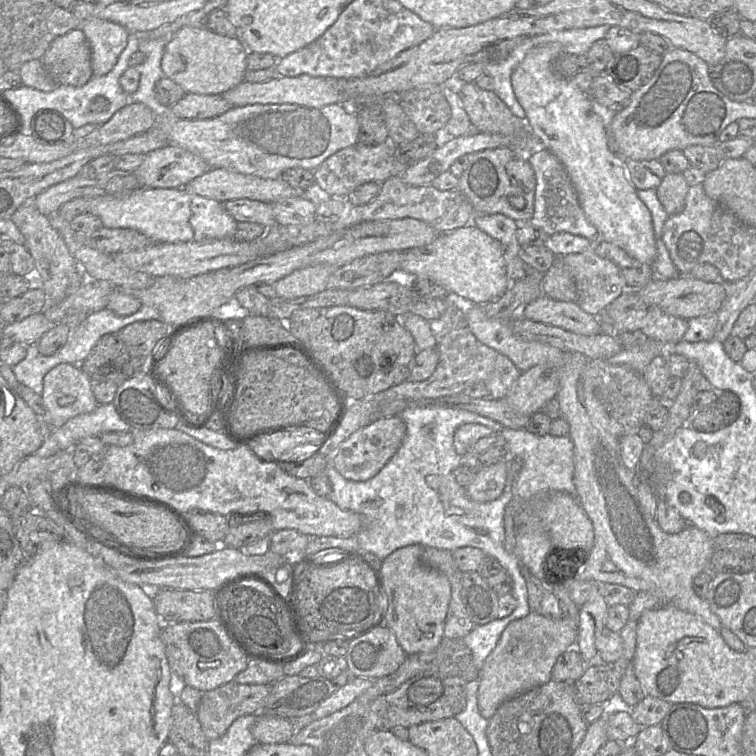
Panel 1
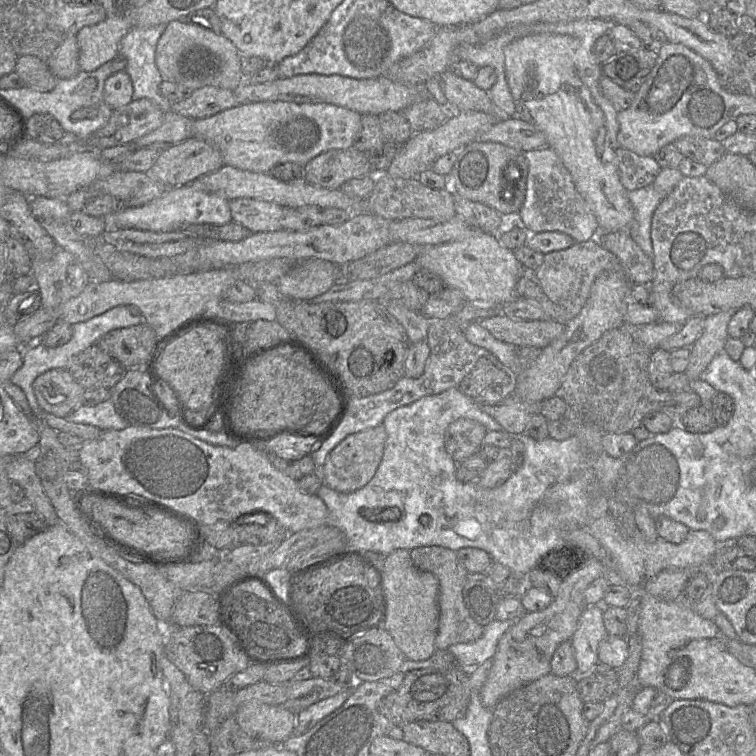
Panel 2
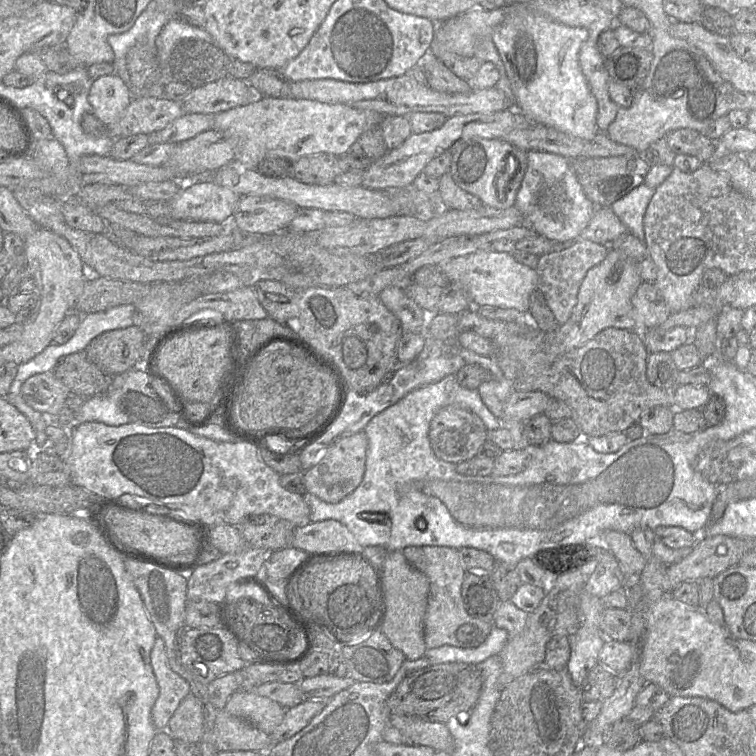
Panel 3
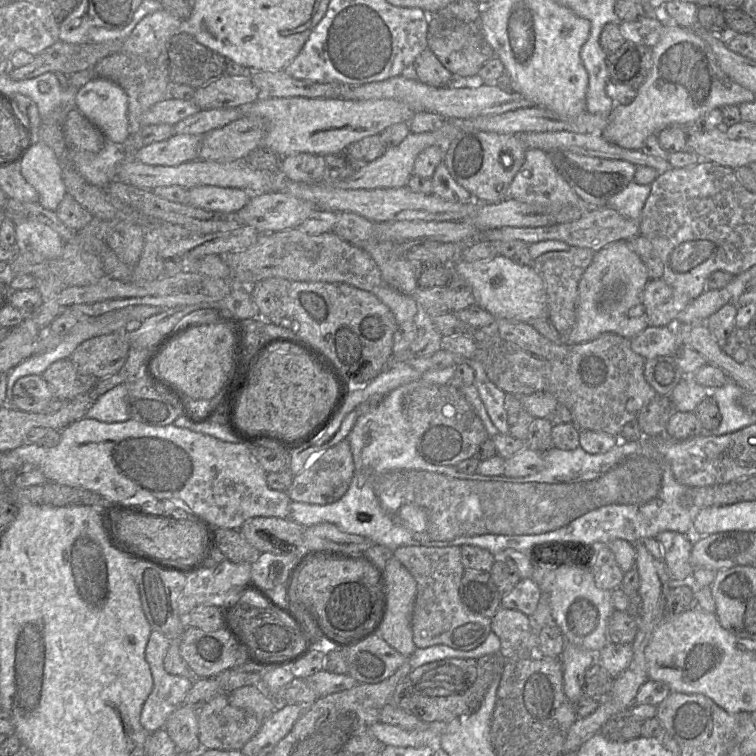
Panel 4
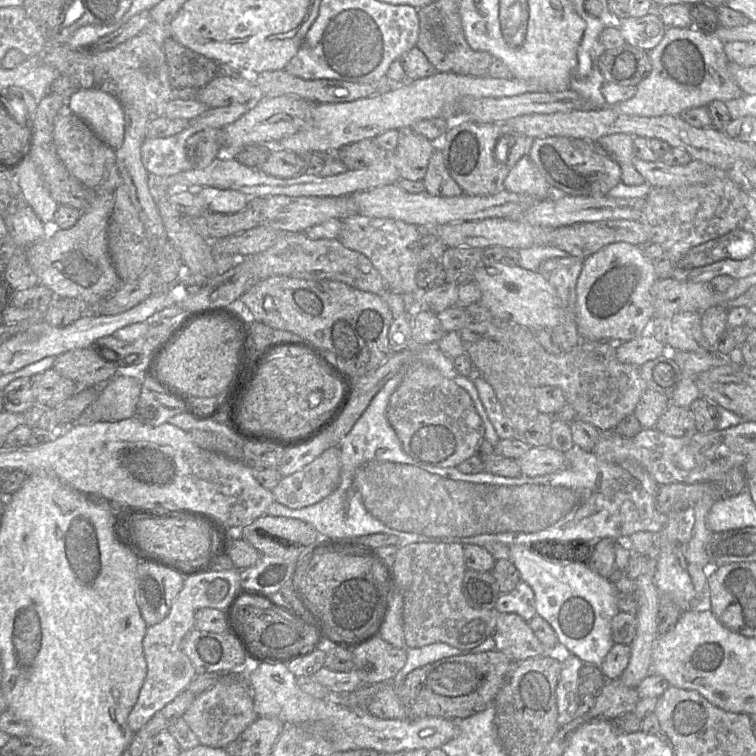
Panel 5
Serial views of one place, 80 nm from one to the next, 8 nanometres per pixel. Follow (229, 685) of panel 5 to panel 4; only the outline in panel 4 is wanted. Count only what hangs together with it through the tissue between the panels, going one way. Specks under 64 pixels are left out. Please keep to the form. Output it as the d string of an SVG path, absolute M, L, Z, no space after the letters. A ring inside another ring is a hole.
M228 693L216 695L198 710L198 737L204 749L241 750L261 724L252 713L230 705Z

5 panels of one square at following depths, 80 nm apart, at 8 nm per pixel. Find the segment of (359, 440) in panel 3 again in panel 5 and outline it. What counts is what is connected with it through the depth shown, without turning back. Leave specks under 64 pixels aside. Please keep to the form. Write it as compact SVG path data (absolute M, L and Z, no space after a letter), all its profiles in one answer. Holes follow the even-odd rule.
M330 447L301 470L282 477L271 490L274 501L291 509L313 505L336 489L340 470L340 448Z

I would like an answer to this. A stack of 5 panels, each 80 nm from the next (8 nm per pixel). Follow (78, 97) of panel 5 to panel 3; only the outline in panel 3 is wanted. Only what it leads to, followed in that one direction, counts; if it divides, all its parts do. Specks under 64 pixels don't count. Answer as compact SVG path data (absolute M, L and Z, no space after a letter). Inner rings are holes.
M116 73L95 79L88 93L92 113L106 127L120 119L131 100L130 90Z

